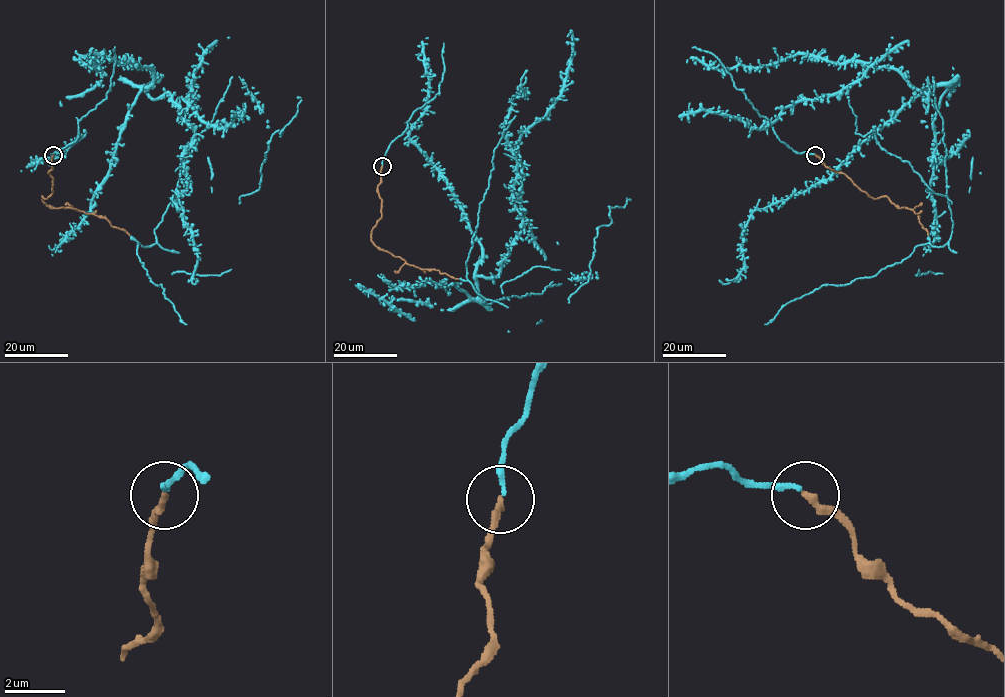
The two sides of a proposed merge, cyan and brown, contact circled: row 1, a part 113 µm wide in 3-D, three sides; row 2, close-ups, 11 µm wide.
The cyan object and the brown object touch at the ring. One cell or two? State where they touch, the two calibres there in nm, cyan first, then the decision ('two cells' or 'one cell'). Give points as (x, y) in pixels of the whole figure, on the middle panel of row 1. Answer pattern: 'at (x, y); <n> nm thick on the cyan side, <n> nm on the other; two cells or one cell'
at (382, 166); 170 nm thick on the cyan side, 240 nm on the other; one cell

